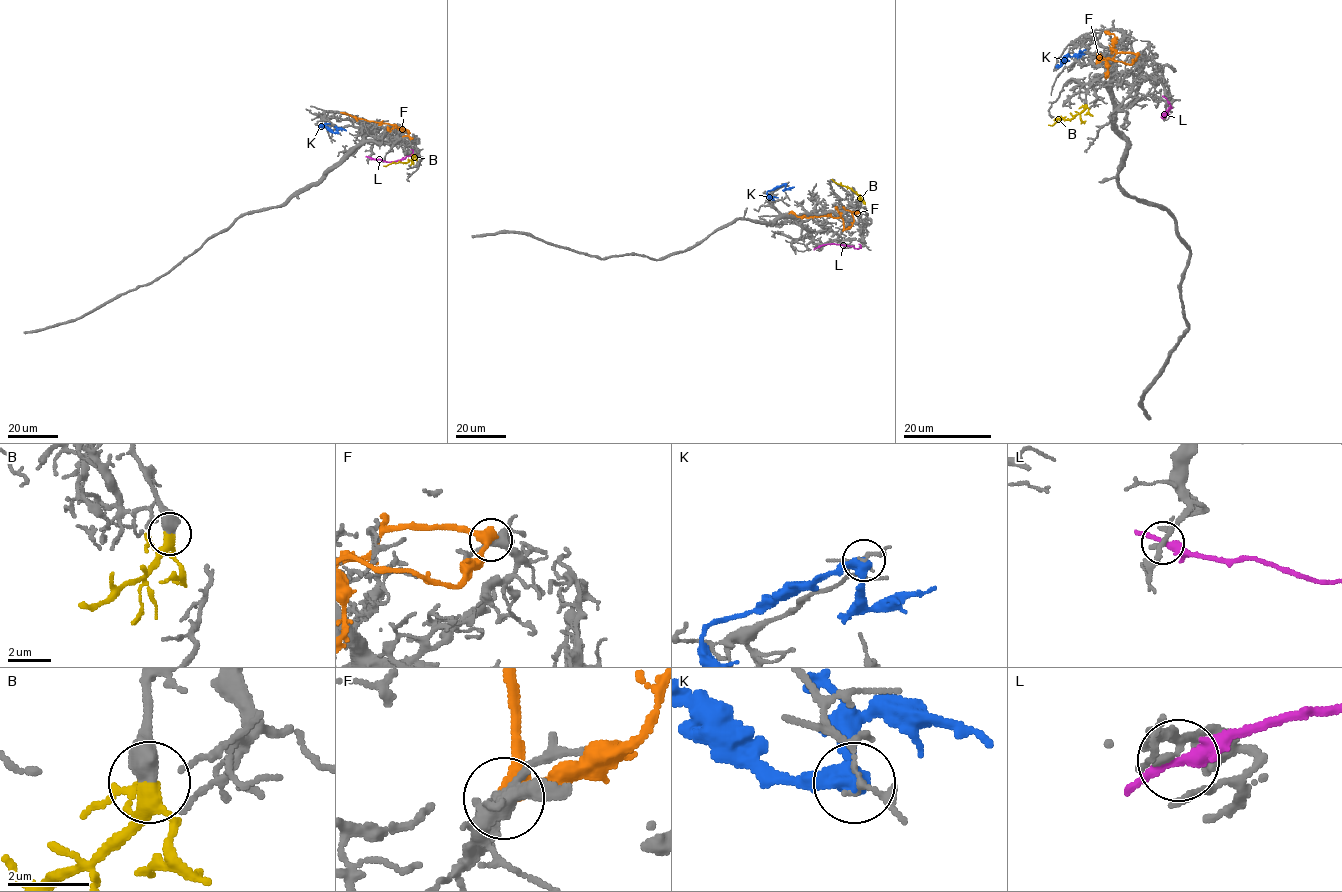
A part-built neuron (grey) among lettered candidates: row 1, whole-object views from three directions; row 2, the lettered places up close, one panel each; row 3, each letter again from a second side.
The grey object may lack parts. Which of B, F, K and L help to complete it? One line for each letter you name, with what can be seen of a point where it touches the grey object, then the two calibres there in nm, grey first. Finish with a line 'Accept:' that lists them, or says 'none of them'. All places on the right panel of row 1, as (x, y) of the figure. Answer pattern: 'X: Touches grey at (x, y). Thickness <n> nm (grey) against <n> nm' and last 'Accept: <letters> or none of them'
B: Touches grey at (1086, 105). Thickness 360 nm (grey) against 320 nm
Accept: B

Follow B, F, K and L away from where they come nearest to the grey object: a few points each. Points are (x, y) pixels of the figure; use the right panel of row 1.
B: (1086, 104), (1072, 119), (1059, 119), (1048, 124)
F: (1137, 55), (1115, 52), (1114, 36), (1105, 31), (1109, 30)
K: (1056, 67), (1068, 55), (1077, 56), (1081, 51)
L: (1168, 110), (1163, 113), (1163, 118), (1171, 105), (1162, 95)

